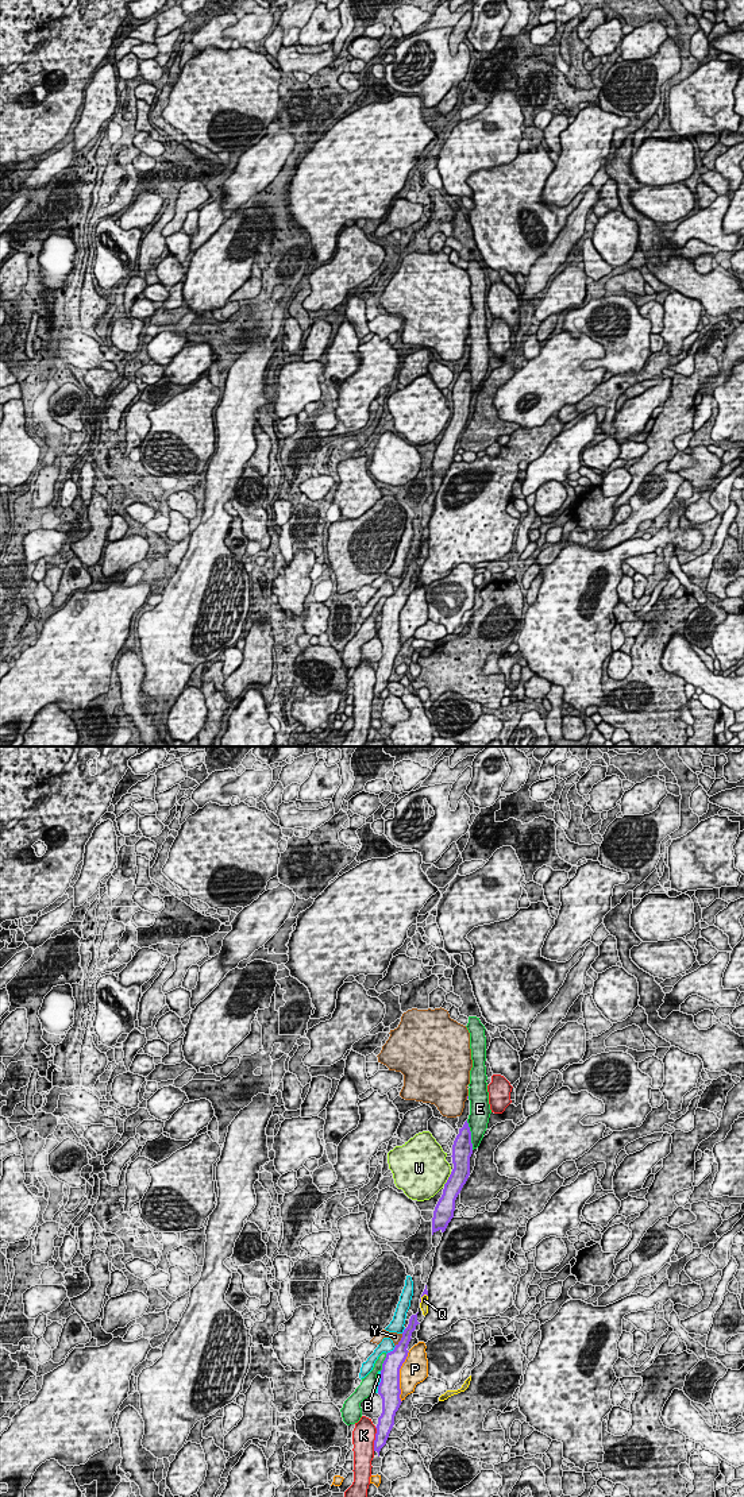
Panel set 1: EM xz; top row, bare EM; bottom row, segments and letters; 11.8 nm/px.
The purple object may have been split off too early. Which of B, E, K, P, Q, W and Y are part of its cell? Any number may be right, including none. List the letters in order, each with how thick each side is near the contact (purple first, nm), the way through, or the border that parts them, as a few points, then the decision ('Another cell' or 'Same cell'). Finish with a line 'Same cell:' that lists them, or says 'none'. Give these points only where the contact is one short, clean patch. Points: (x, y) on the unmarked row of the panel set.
B: Thickness 220 nm (purple) against 160 nm. Another cell
E: Thickness 260 nm (purple) against 240 nm. Another cell
K: Thickness 190 nm (purple) against 280 nm. Boundary: xz (376, 671), (373, 694). Another cell
P: Thickness 260 nm (purple) against 320 nm. Another cell
Q: Thickness 60 nm (purple) against 100 nm. Another cell
W: Thickness 220 nm (purple) against 460 nm. Boundary: xz (451, 416), (443, 429). Another cell
Y: Thickness 200 nm (purple) against 120 nm. Another cell
Same cell: none

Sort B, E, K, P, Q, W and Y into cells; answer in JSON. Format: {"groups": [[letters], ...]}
{"groups": [["B"], ["E"], ["K"], ["P"], ["Q"], ["W"], ["Y"]]}

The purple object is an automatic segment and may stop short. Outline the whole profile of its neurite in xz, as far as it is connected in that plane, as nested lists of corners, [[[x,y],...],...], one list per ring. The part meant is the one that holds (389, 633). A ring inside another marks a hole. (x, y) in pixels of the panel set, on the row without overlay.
[[[417,557],[412,559],[408,571],[402,576],[401,584],[396,589],[394,594],[386,598],[381,614],[381,626],[378,629],[378,638],[382,643],[382,657],[378,661],[377,678],[374,684],[374,695],[378,697],[386,688],[389,678],[394,670],[394,660],[401,649],[400,633],[400,613],[408,601],[408,589],[412,576],[416,574]]]

